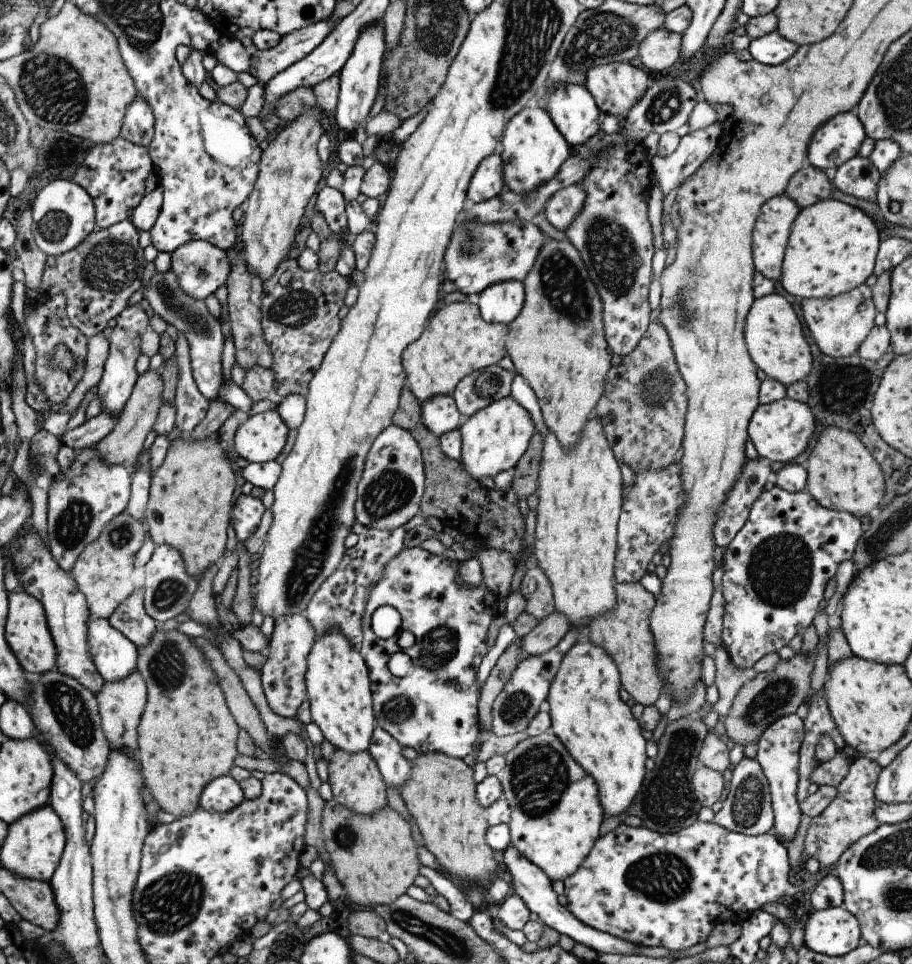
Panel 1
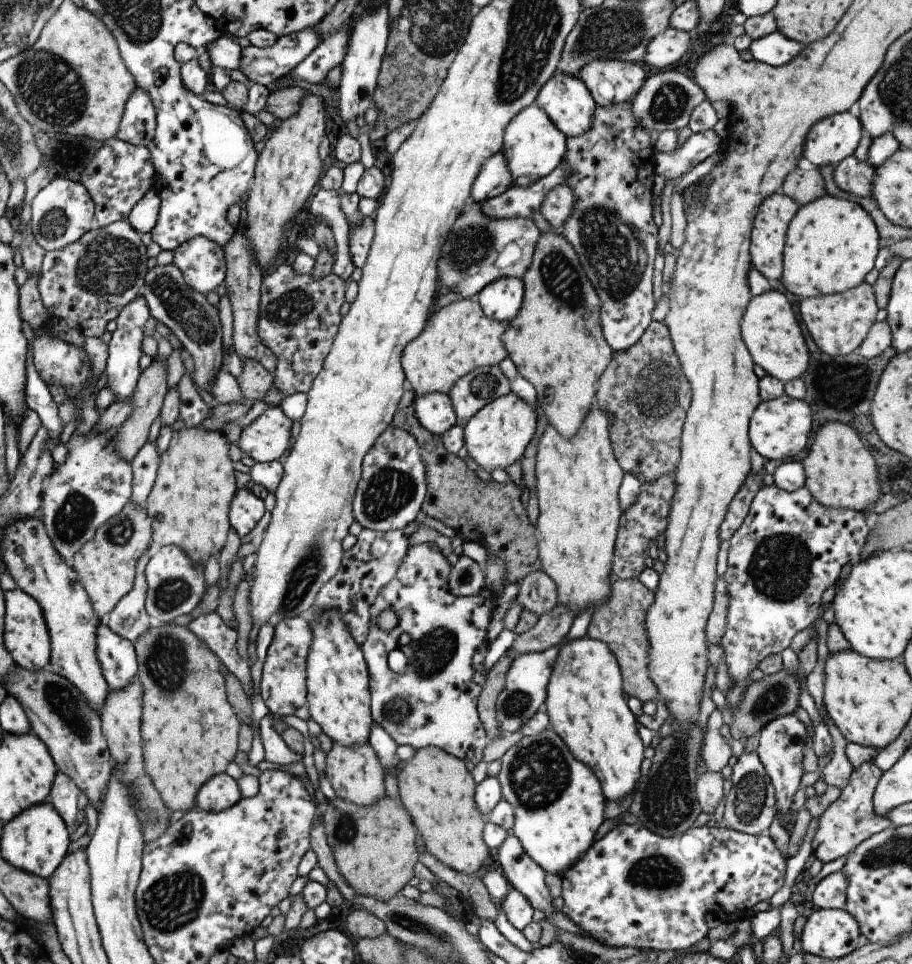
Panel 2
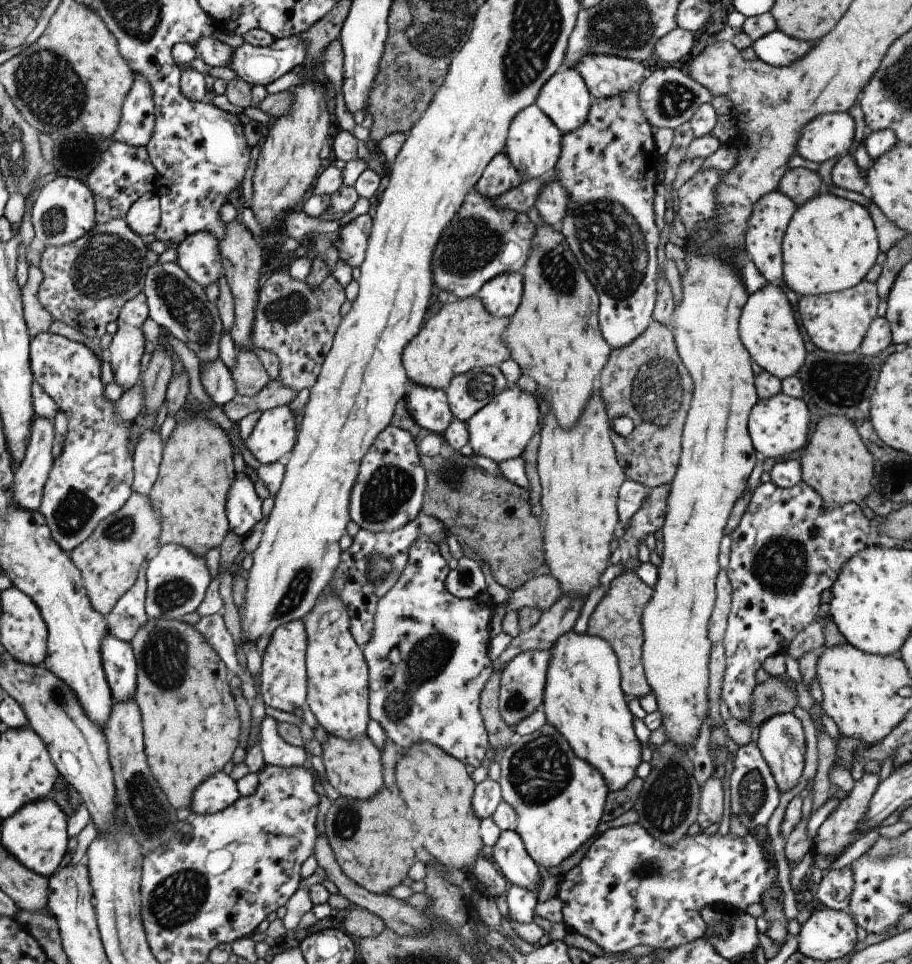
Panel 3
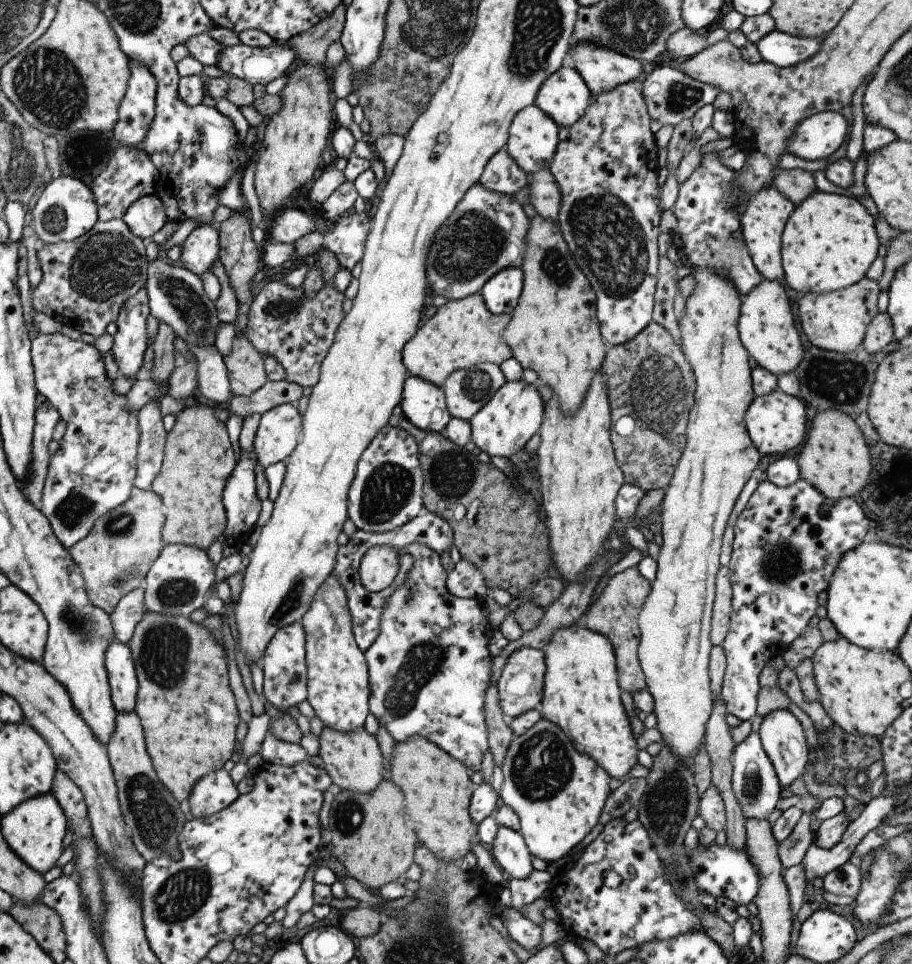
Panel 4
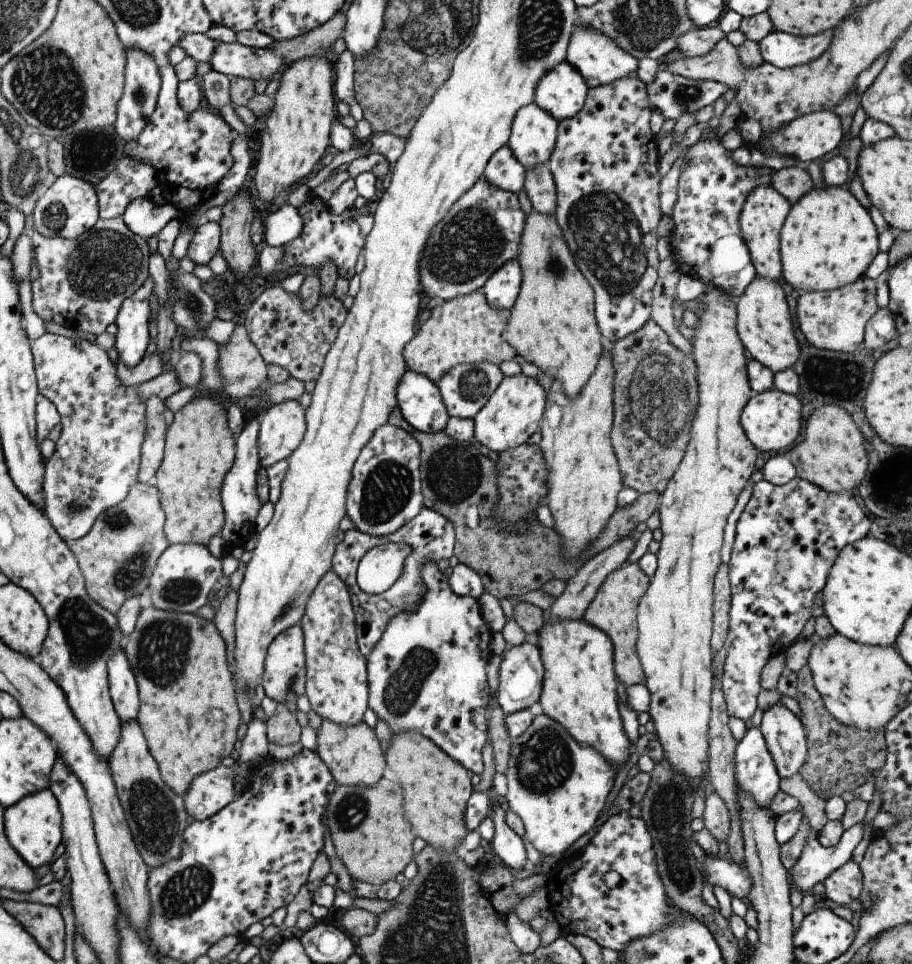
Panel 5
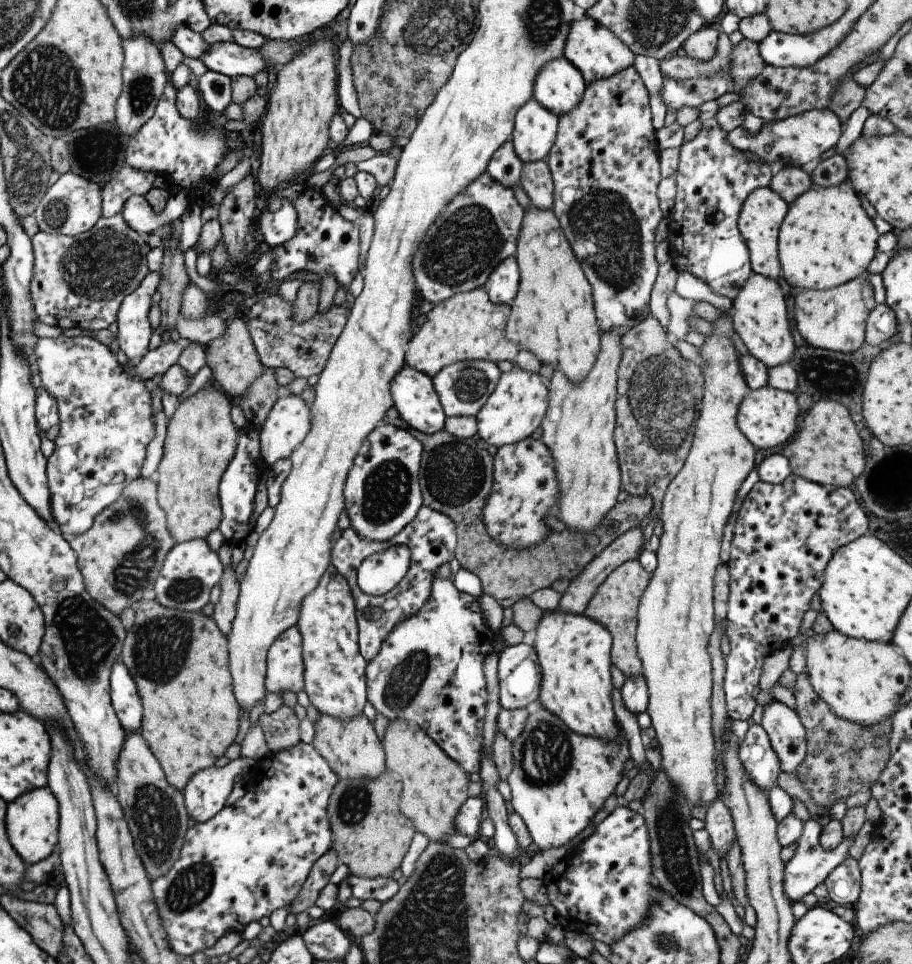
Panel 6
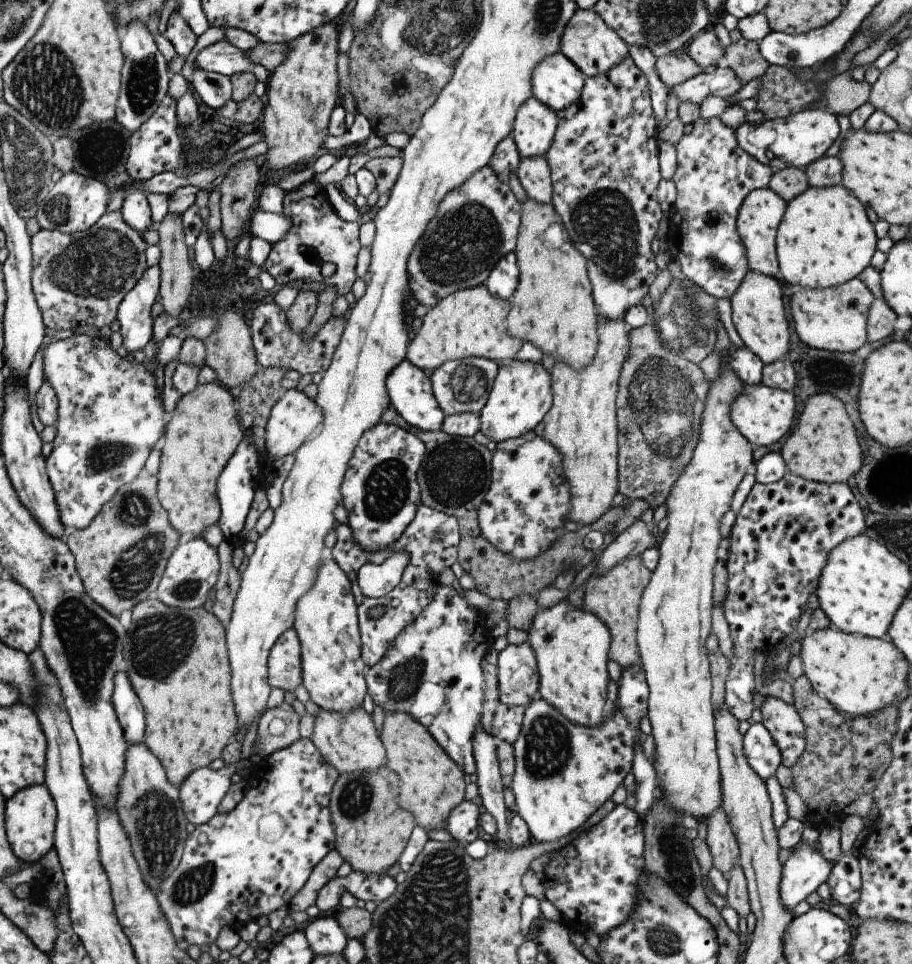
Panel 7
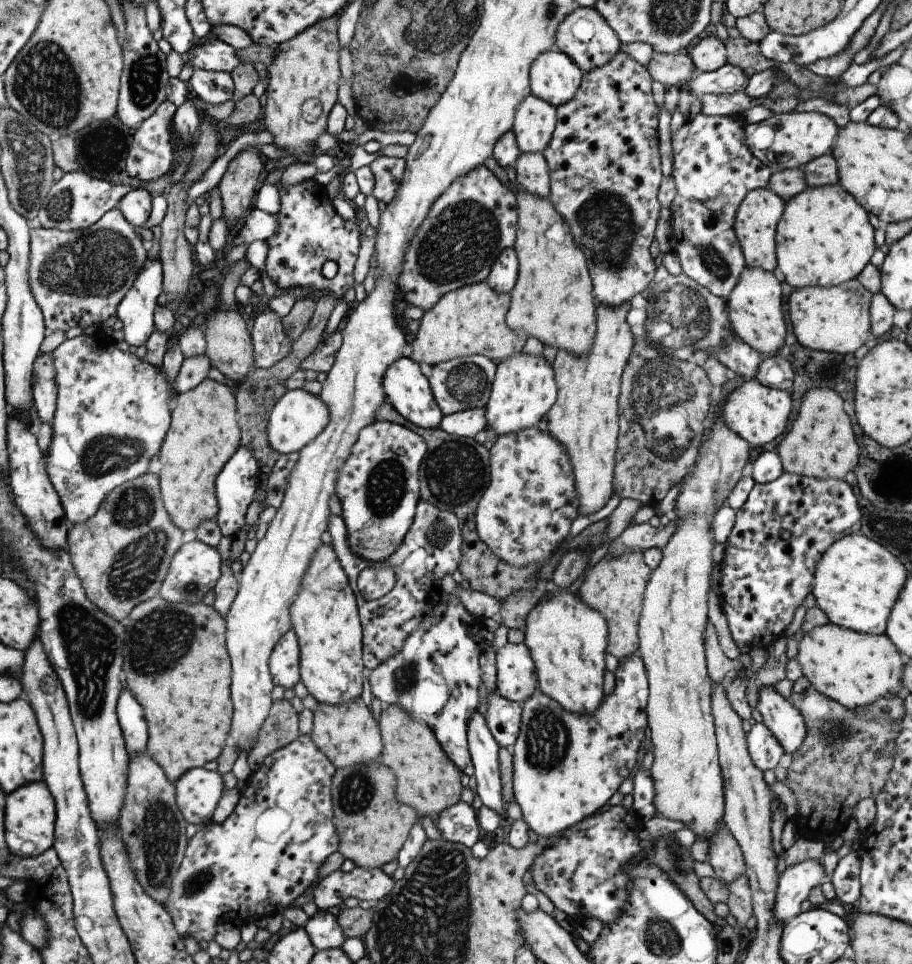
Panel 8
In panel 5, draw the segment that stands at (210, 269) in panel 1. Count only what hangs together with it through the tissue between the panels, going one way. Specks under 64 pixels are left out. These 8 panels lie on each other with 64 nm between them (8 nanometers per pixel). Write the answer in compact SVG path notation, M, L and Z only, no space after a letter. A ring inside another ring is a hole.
M203 220L199 223L198 230L191 240L187 255L194 260L196 265L208 265L220 246L221 228L219 223Z

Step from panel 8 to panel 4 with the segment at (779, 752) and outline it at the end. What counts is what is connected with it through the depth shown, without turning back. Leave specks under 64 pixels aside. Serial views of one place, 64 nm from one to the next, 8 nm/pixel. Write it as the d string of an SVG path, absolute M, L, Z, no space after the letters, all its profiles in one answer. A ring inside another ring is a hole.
M752 731L748 737L737 744L733 750L733 791L737 796L745 818L767 818L776 808L780 798L781 784L772 761L763 749L759 732Z

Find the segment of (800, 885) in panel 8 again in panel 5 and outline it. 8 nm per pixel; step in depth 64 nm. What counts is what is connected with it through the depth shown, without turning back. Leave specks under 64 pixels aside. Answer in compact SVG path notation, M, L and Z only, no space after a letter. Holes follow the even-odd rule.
M862 822L843 832L840 842L833 847L820 844L816 832L810 828L804 848L790 869L791 888L807 893L818 882L826 880L852 858L854 848L862 840Z

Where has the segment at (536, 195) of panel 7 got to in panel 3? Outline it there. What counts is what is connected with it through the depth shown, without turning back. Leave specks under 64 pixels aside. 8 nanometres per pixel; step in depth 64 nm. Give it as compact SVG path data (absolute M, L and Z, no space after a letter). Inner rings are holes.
M554 179L540 190L535 202L535 209L540 213L542 222L552 227L559 227L565 215L568 195L564 187Z

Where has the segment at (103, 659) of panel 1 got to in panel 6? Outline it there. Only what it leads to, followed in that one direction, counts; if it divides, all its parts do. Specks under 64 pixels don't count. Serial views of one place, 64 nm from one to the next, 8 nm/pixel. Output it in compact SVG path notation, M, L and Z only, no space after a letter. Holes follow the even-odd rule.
M119 660L112 667L110 677L111 703L125 732L140 733L142 726L142 701L134 679Z

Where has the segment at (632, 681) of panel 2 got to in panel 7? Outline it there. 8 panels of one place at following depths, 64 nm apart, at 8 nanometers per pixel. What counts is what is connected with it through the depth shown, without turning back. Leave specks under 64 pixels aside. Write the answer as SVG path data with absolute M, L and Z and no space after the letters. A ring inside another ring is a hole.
M641 555L626 558L610 567L605 573L591 575L583 588L583 609L598 616L609 628L611 645L609 658L628 668L640 663L636 638L641 596L651 577L651 570L643 563Z

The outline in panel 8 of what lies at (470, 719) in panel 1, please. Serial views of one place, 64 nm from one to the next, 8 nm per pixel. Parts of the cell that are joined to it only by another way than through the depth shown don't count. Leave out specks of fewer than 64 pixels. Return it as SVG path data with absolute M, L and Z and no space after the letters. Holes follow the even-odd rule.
M442 592L440 602L418 625L418 628L406 637L401 651L379 664L374 670L367 672L373 696L379 698L384 706L397 704L417 720L426 723L449 759L462 774L468 776L474 774L474 767L467 745L467 726L470 715L478 711L479 704L483 701L478 696L478 685L482 676L479 656L485 646L488 646L480 636L484 633L483 626L484 619L470 614L458 597Z

